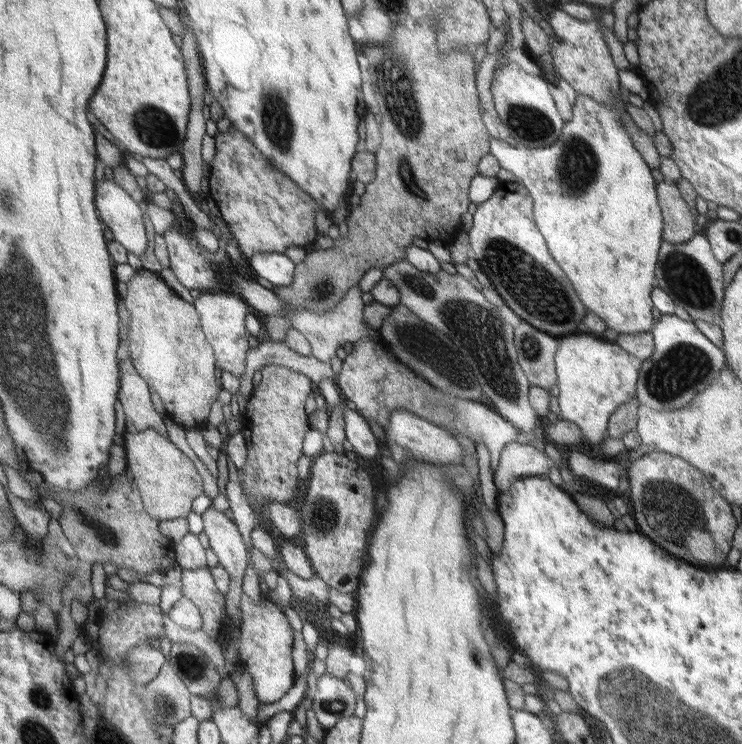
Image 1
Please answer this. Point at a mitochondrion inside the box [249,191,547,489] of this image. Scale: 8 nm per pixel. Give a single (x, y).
(489, 347)

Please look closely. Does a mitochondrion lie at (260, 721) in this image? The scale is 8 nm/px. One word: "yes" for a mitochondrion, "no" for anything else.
no

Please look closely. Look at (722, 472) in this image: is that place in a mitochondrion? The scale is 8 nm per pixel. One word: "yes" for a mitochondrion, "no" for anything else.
no

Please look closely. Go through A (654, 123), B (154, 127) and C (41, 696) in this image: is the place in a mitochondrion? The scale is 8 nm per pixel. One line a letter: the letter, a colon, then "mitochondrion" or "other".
A: other
B: mitochondrion
C: mitochondrion

